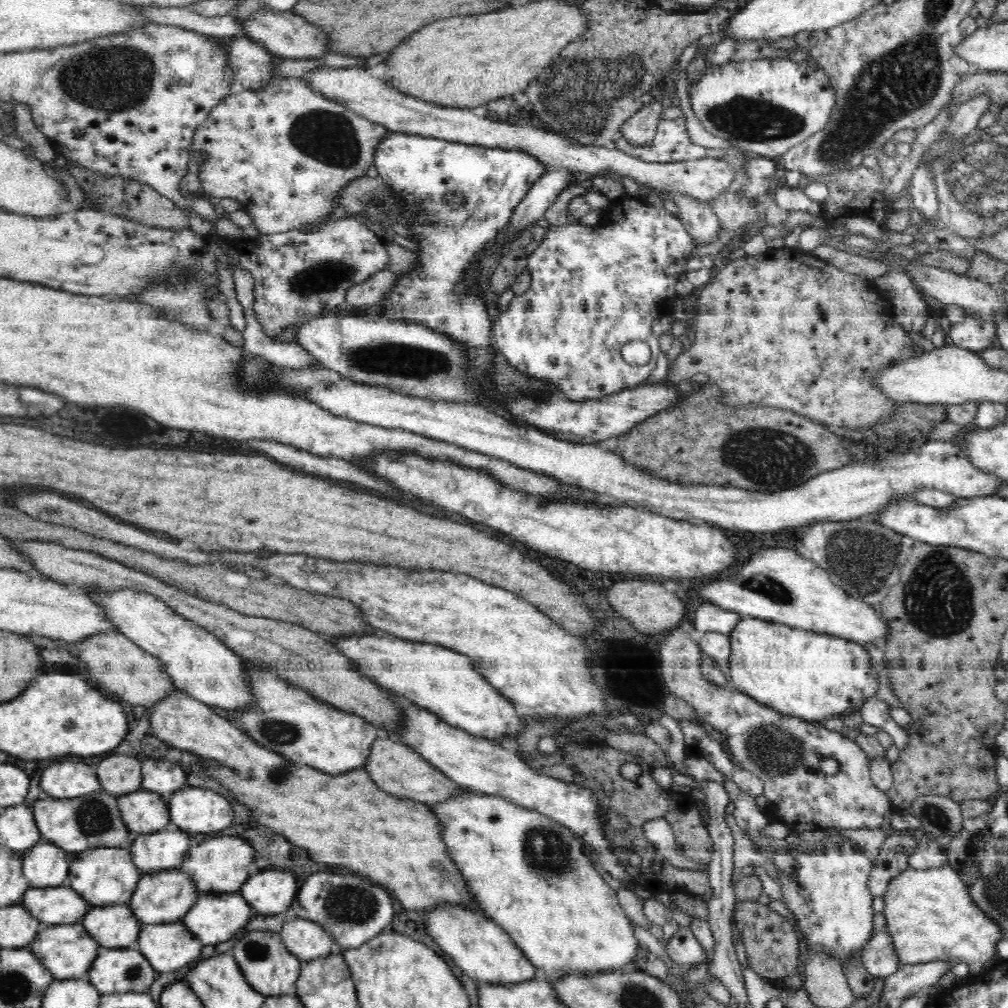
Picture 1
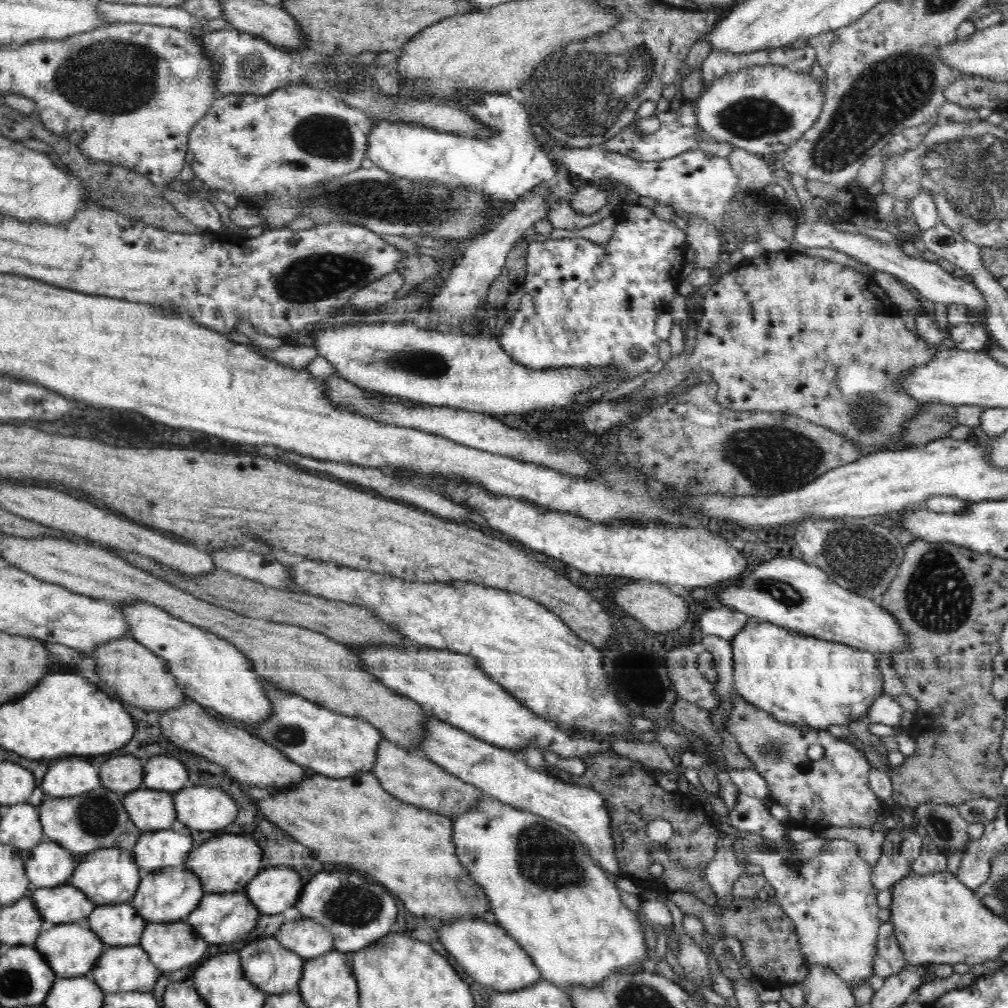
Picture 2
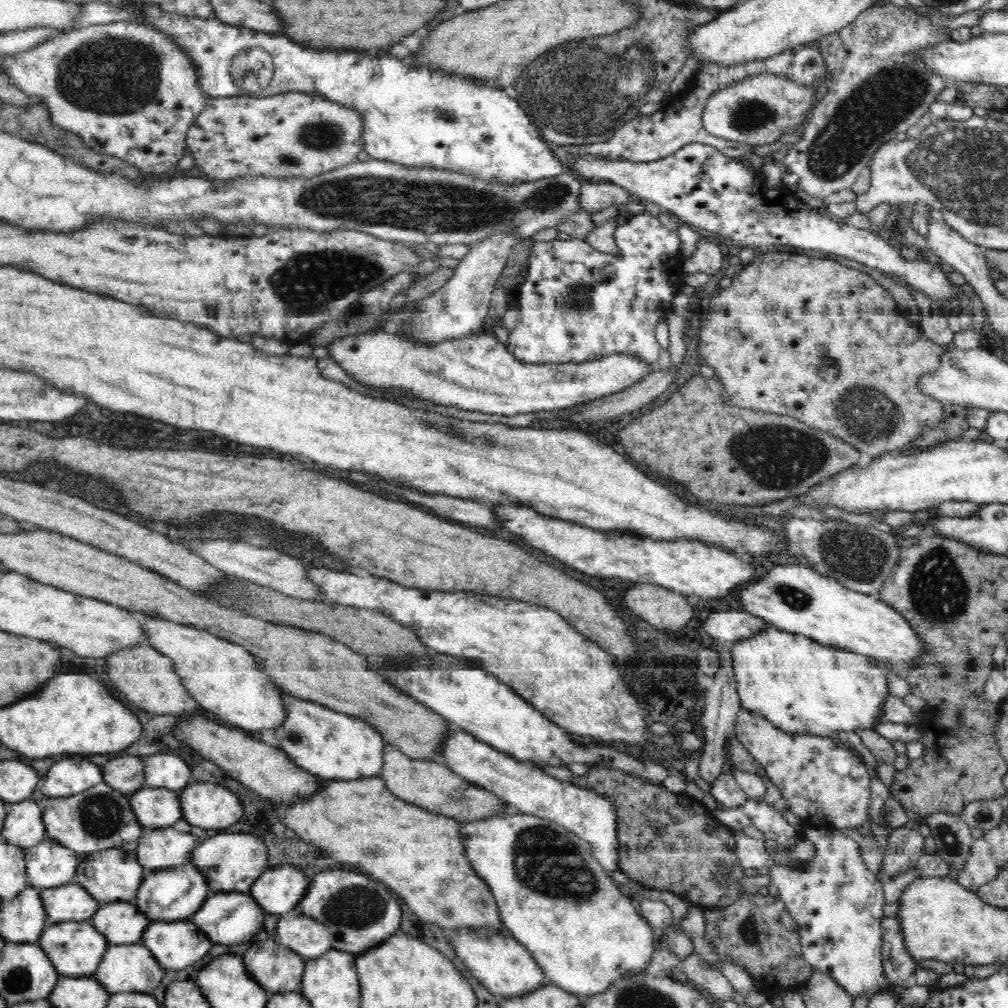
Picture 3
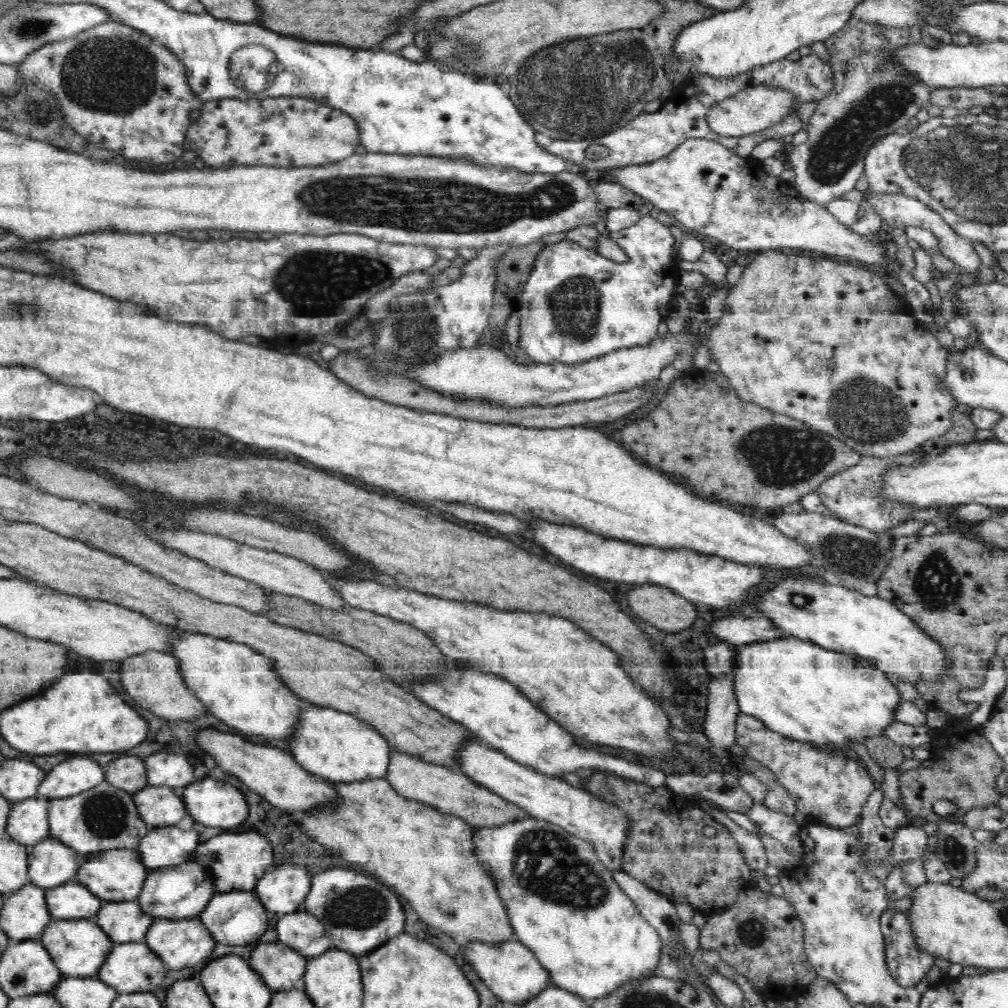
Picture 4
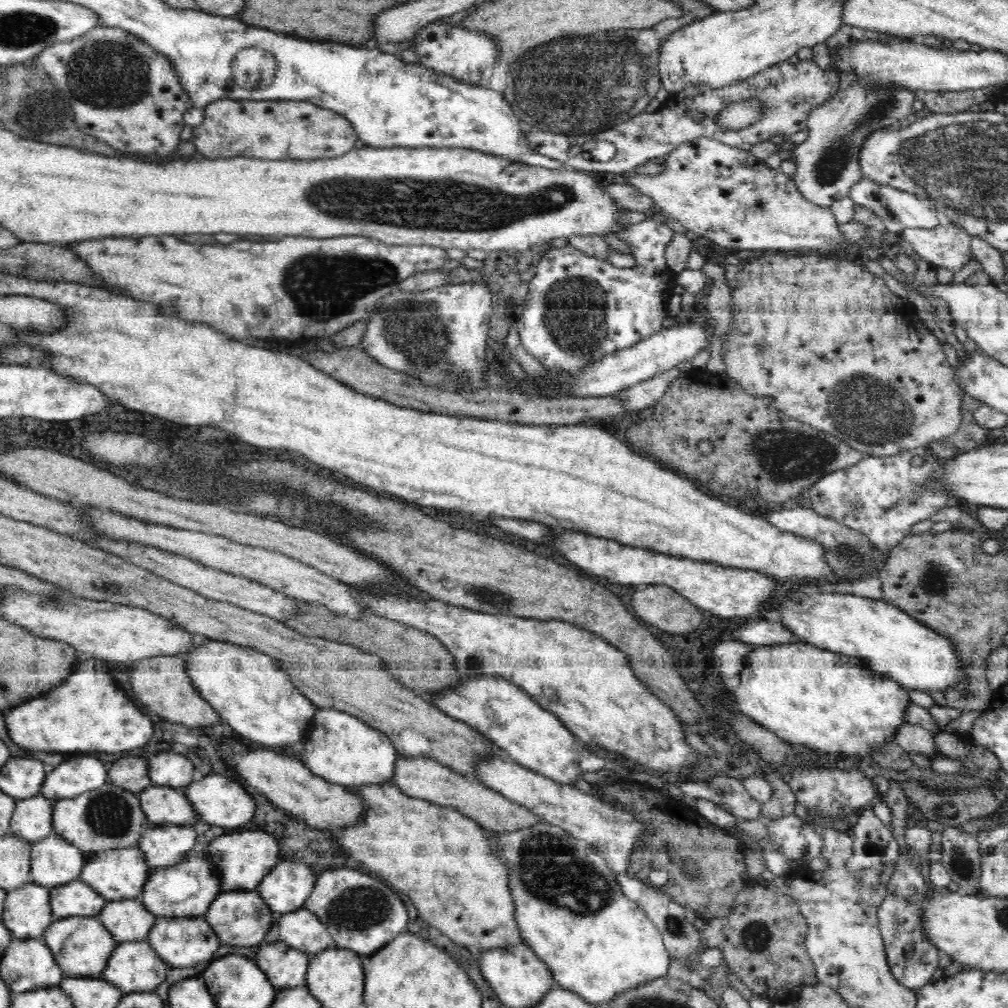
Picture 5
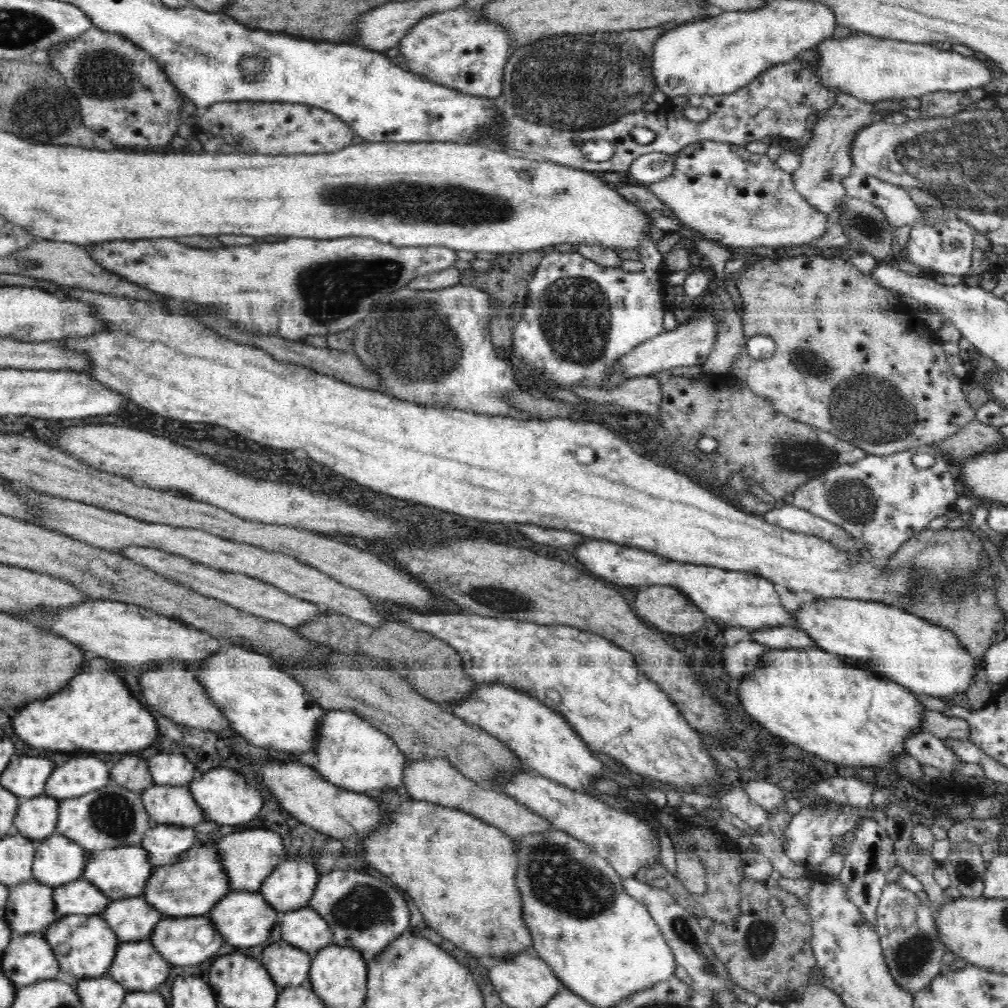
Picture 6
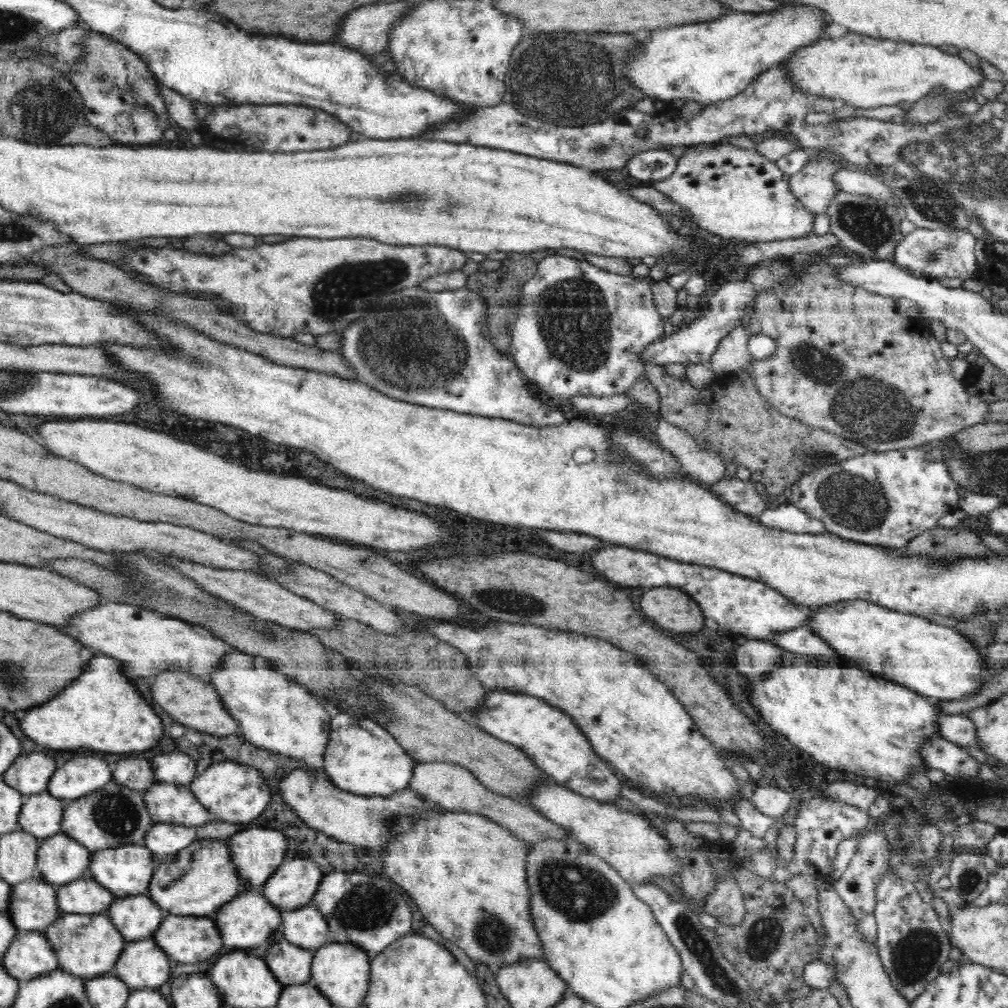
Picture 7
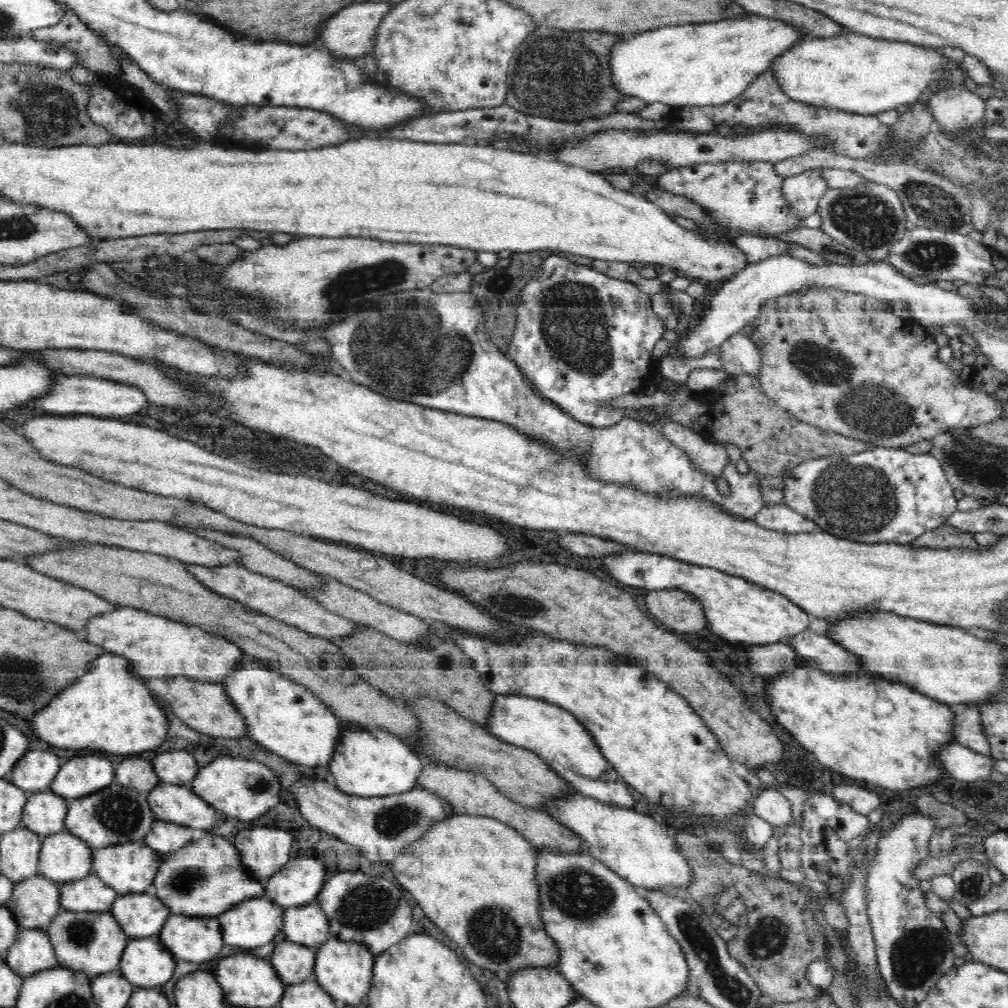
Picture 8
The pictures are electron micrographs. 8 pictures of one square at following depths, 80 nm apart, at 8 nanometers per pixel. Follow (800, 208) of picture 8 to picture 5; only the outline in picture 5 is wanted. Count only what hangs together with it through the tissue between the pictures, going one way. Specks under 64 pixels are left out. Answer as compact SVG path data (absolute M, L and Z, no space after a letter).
M848 70L839 74L836 93L824 104L808 114L807 139L793 148L792 160L796 161L793 179L805 200L823 208L849 196L850 187L862 179L859 152L874 131L890 128L896 120L905 123L916 100L918 90L897 86L860 86L855 74Z

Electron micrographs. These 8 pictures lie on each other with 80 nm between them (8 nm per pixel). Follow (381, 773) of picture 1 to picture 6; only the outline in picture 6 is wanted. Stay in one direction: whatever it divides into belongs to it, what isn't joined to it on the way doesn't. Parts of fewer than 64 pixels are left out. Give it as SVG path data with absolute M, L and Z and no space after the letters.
M446 759L409 760L409 764L404 766L401 774L402 789L412 799L426 800L444 808L461 810L461 812L500 829L512 840L518 836L524 836L526 833L536 833L553 828L548 819L531 812L528 807L520 804L510 795L479 784L460 774L460 771L456 770L456 767Z

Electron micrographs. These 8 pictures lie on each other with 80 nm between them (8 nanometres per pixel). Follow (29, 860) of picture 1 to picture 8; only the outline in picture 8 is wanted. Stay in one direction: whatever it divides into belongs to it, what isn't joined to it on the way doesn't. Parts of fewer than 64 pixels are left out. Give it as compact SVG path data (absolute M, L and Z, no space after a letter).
M64 830L43 838L38 862L42 877L59 884L92 874L92 848Z

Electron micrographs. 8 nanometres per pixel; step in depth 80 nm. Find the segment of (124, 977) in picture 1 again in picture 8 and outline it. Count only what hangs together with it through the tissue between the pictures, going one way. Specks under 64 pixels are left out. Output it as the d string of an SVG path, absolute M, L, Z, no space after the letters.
M158 936L130 939L124 949L119 972L134 986L154 988L166 984L174 976L176 959L160 944Z

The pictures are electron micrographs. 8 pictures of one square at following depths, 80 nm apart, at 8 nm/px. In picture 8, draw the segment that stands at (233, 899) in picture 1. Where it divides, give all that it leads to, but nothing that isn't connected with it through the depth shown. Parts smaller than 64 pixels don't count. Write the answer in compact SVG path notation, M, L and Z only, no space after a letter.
M266 896L252 897L217 916L223 944L252 948L264 946L282 930L285 908Z

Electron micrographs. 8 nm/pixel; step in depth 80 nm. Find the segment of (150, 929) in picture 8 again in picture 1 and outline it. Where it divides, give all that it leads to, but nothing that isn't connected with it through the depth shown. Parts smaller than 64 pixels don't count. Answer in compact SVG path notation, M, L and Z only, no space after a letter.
M126 904L92 908L84 920L84 928L94 940L106 948L126 948L136 942L140 934L140 920L132 914Z

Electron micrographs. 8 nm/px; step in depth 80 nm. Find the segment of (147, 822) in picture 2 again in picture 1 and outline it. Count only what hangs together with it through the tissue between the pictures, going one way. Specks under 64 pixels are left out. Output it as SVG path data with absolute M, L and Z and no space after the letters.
M140 788L118 796L117 806L120 806L121 819L130 835L164 830L170 822L169 803L163 795Z

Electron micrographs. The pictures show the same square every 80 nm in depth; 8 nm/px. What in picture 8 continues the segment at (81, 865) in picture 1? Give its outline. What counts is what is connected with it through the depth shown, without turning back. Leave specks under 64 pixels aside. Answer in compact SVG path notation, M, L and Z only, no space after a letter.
M143 841L132 844L119 844L114 847L92 848L92 874L98 875L102 882L108 884L118 894L144 892L154 882L156 872L161 864L161 855Z

